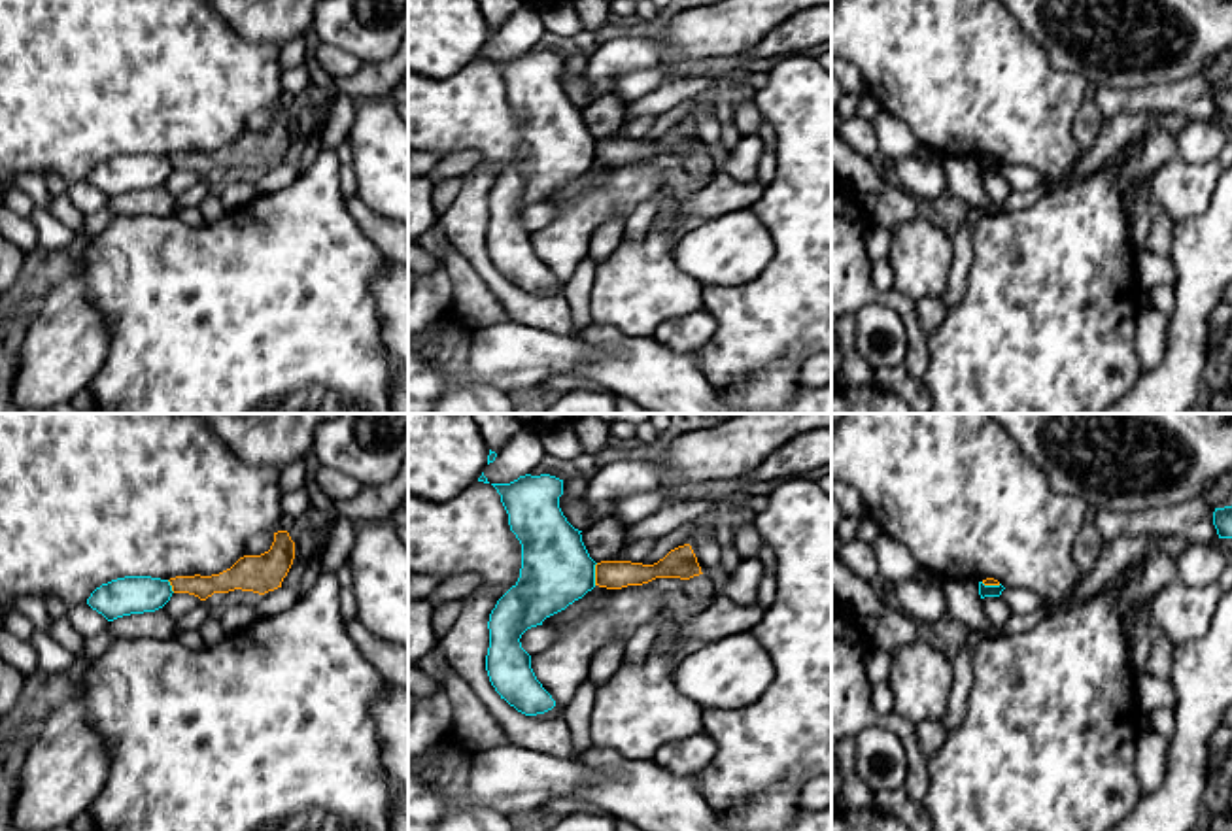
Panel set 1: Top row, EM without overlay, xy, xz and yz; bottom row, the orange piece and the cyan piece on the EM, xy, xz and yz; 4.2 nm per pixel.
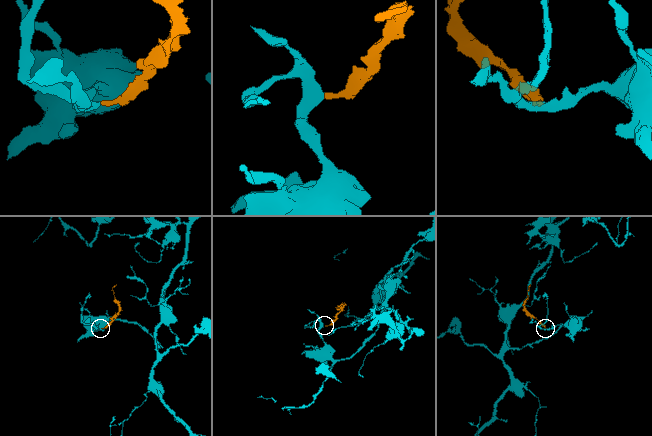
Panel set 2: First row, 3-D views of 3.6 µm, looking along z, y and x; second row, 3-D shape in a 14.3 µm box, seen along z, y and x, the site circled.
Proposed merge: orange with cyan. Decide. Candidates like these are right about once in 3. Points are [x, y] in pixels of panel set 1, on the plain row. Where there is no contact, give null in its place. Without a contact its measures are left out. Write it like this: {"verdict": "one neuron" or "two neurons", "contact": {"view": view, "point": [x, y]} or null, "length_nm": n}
{"verdict": "two neurons", "contact": {"view": "xz", "point": [596, 152]}, "length_nm": 100}

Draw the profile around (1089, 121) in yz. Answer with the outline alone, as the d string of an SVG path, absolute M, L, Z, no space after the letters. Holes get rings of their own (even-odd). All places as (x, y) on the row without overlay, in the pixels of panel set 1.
M1087 98L1083 106L1079 108L1079 113L1073 121L1071 134L1075 138L1075 144L1087 151L1094 145L1102 127L1105 123L1104 113L1100 111L1094 98Z

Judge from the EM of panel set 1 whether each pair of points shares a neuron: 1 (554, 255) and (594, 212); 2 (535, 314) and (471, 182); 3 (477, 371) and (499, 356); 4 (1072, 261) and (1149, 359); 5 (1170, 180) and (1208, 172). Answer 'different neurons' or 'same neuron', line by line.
1: same neuron
2: same neuron
3: same neuron
4: different neurons
5: same neuron

